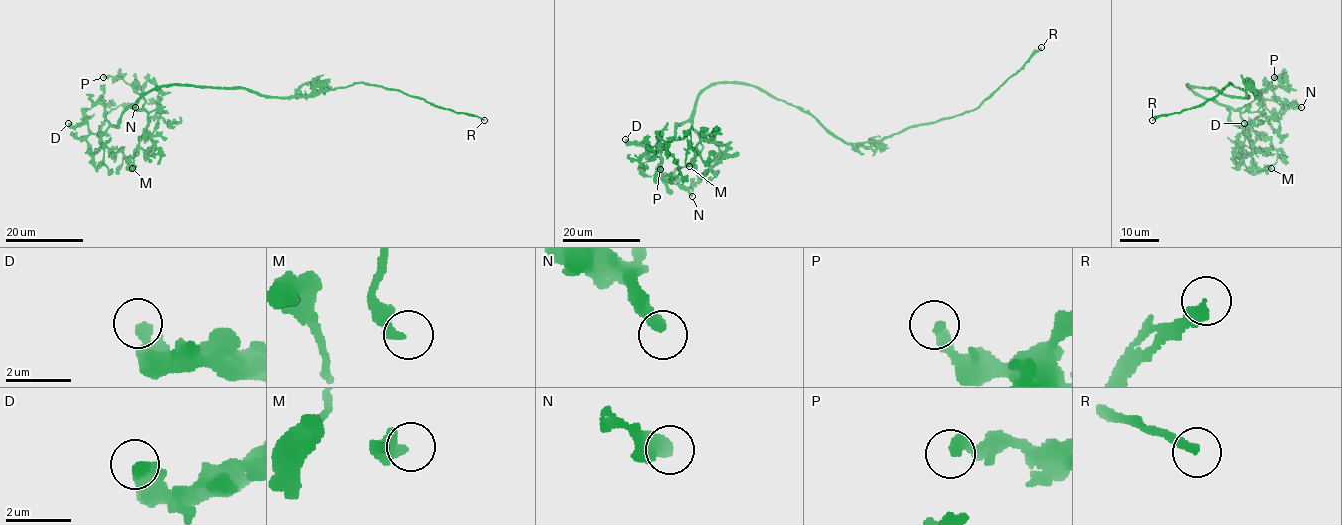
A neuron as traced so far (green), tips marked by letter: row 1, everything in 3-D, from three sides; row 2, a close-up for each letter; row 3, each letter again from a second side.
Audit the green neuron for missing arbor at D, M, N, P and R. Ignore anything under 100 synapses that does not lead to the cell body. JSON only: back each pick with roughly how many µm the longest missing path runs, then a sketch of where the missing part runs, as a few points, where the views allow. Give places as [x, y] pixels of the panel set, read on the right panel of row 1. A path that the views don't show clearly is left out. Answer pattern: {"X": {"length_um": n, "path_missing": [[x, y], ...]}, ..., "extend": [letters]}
{"R": {"length_um": 35, "path_missing": [[1152, 120], [1143, 127], [1124, 129]]}, "extend": ["R"]}

